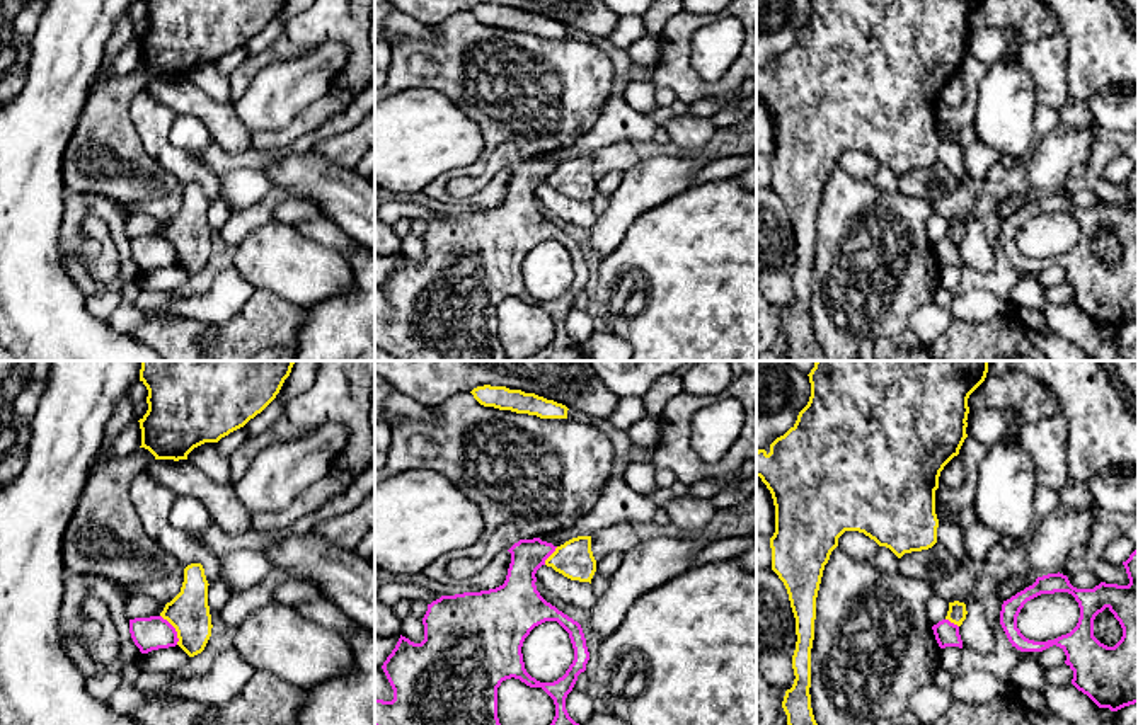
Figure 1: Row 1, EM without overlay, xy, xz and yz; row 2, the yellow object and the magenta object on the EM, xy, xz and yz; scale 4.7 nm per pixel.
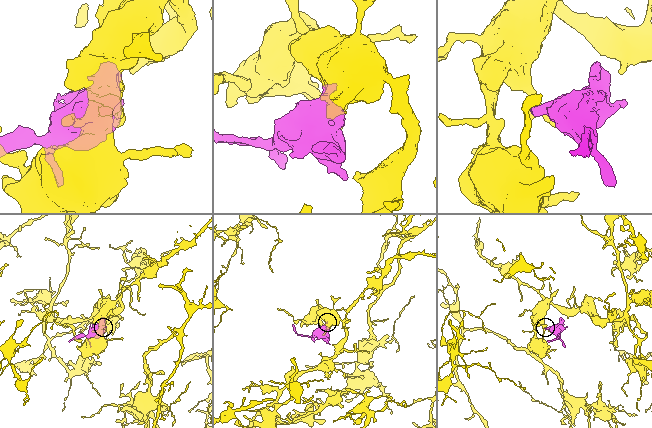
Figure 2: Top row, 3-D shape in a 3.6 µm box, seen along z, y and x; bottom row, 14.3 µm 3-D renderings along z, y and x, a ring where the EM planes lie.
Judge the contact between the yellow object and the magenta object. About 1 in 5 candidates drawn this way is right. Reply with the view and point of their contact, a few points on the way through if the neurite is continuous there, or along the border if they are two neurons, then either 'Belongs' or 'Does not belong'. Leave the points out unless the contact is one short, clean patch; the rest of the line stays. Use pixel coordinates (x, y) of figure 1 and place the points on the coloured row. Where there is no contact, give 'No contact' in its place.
Touches yellow at xy (176, 630). Boundary: xy (160, 615), (174, 628), (178, 644). Does not belong

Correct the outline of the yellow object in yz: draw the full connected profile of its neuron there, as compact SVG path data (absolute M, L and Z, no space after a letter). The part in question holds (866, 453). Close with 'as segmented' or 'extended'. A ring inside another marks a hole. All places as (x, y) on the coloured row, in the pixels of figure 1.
M816 361L811 369L811 397L808 405L799 412L796 424L770 444L770 451L756 451L756 477L767 485L775 505L775 533L770 538L772 570L784 582L790 608L796 618L796 650L792 655L794 684L785 691L782 708L787 715L787 725L818 725L811 708L811 648L814 640L816 597L825 565L831 551L838 546L838 538L845 531L859 531L874 539L879 546L889 548L898 558L905 553L928 550L937 543L939 519L935 514L935 490L944 466L959 454L968 437L968 398L985 381L990 361Z | as segmented

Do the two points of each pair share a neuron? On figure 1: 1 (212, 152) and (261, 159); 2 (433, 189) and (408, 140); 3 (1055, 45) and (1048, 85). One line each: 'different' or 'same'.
1: same
2: different
3: same

